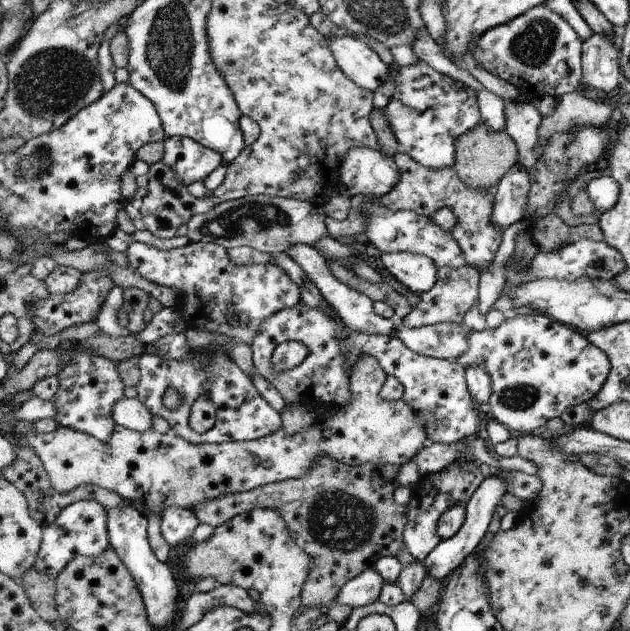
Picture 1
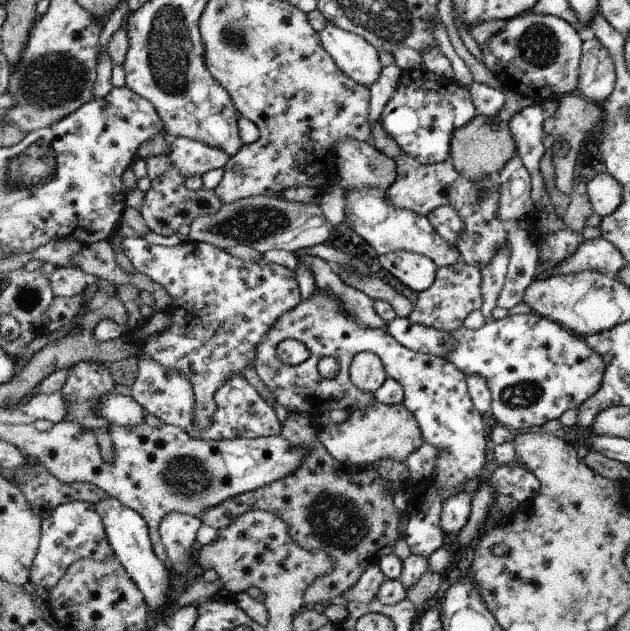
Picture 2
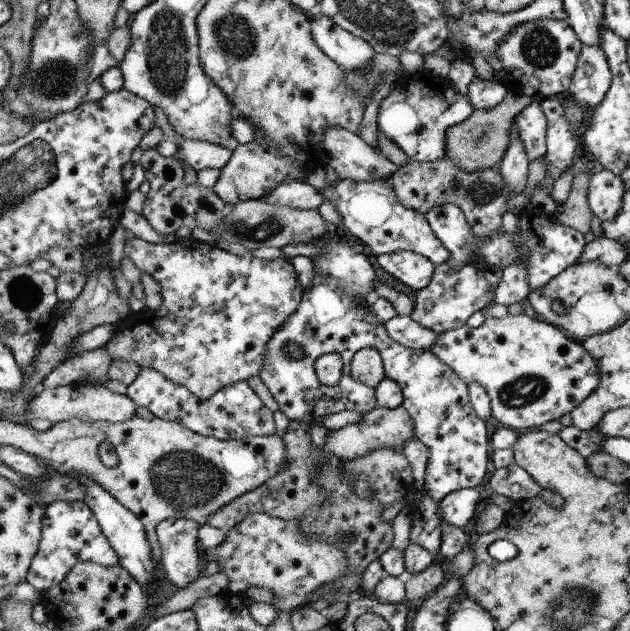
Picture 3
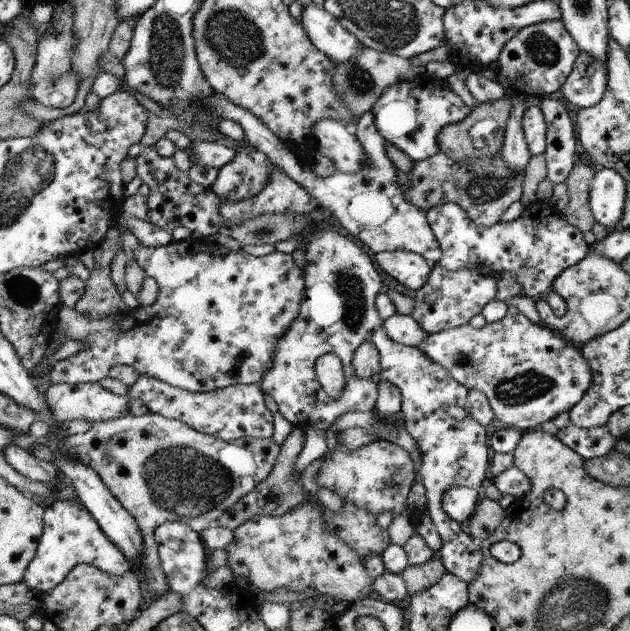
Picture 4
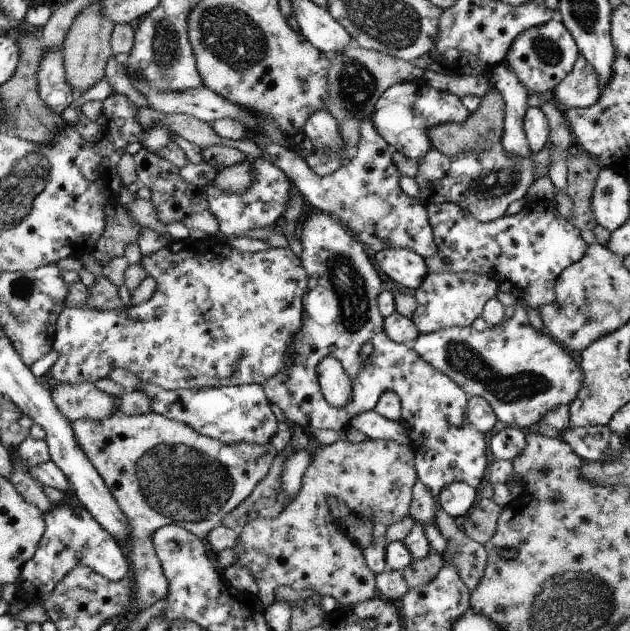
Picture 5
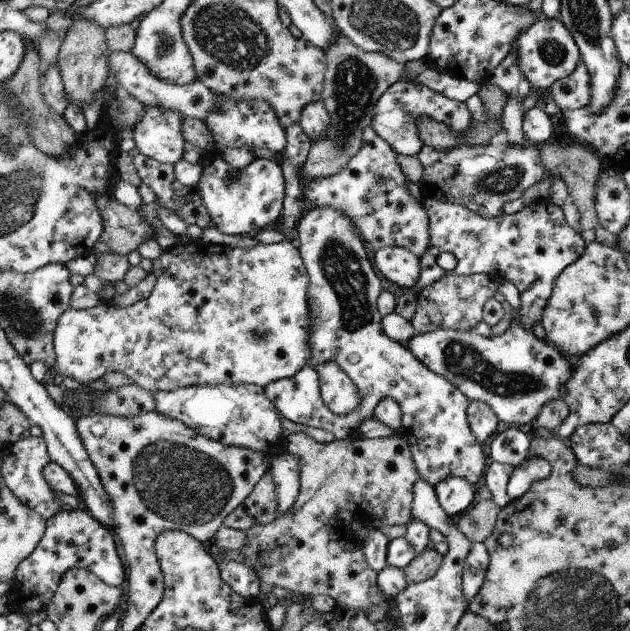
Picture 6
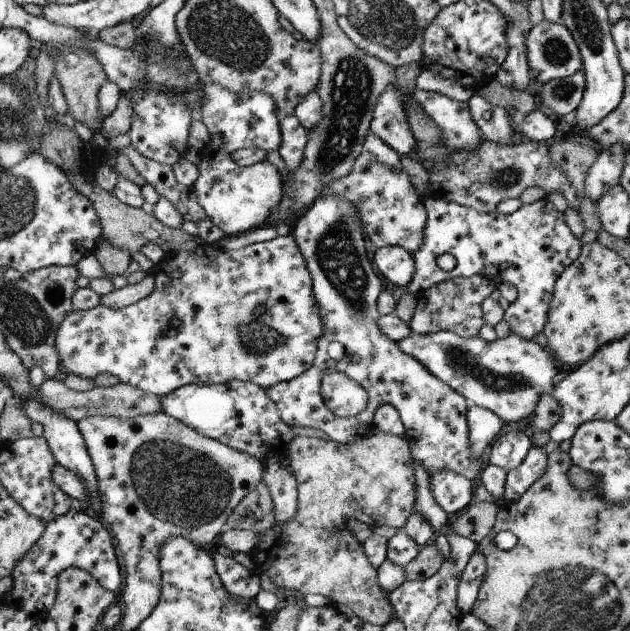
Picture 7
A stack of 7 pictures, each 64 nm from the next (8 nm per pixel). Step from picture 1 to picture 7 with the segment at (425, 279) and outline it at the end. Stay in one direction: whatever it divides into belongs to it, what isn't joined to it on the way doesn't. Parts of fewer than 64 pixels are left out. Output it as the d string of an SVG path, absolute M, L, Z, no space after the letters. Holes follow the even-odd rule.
M386 246L376 250L374 261L380 275L396 286L407 286L414 276L414 258L402 246Z

